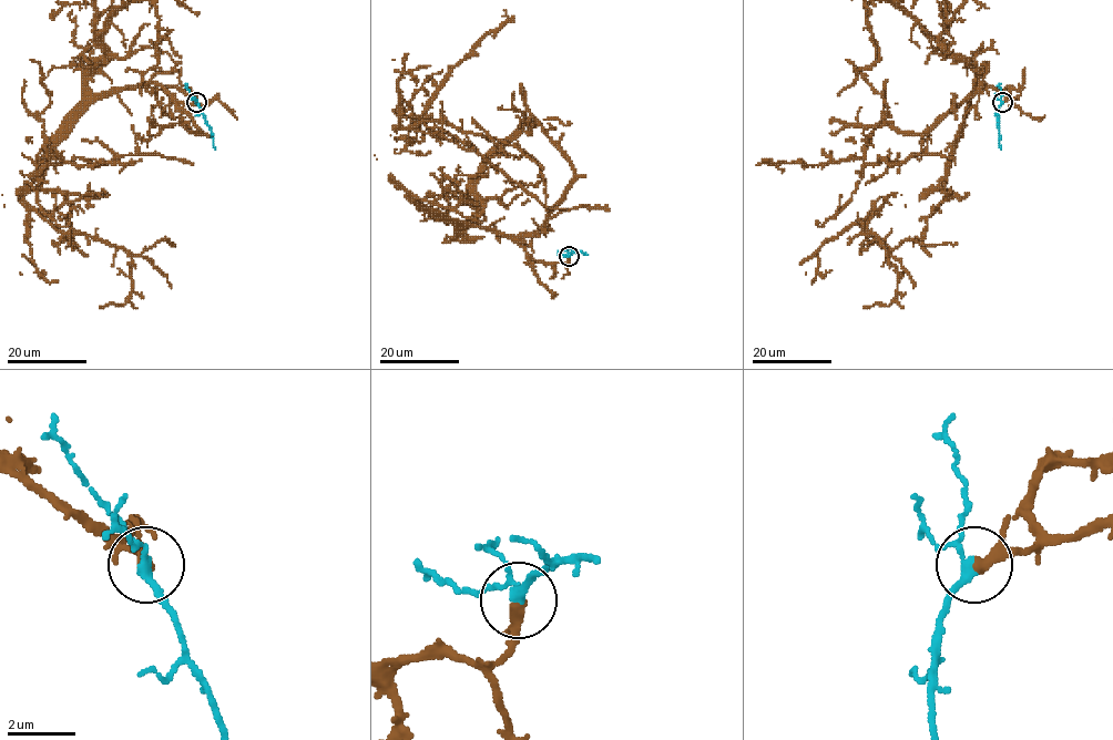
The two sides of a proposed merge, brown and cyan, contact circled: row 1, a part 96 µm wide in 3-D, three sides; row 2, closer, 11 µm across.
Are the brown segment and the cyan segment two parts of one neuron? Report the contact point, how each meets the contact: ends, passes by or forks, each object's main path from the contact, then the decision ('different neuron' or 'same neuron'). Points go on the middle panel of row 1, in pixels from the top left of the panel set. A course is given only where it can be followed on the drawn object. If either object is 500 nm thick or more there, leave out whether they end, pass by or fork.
place (569, 256); brown passes by; cyan forks; course brown (569, 256), (411, 198), (442, 193), (450, 141), (400, 108), (412, 94), (399, 114), (565, 209); course cyan (569, 256), (577, 250), (586, 254); same neuron

